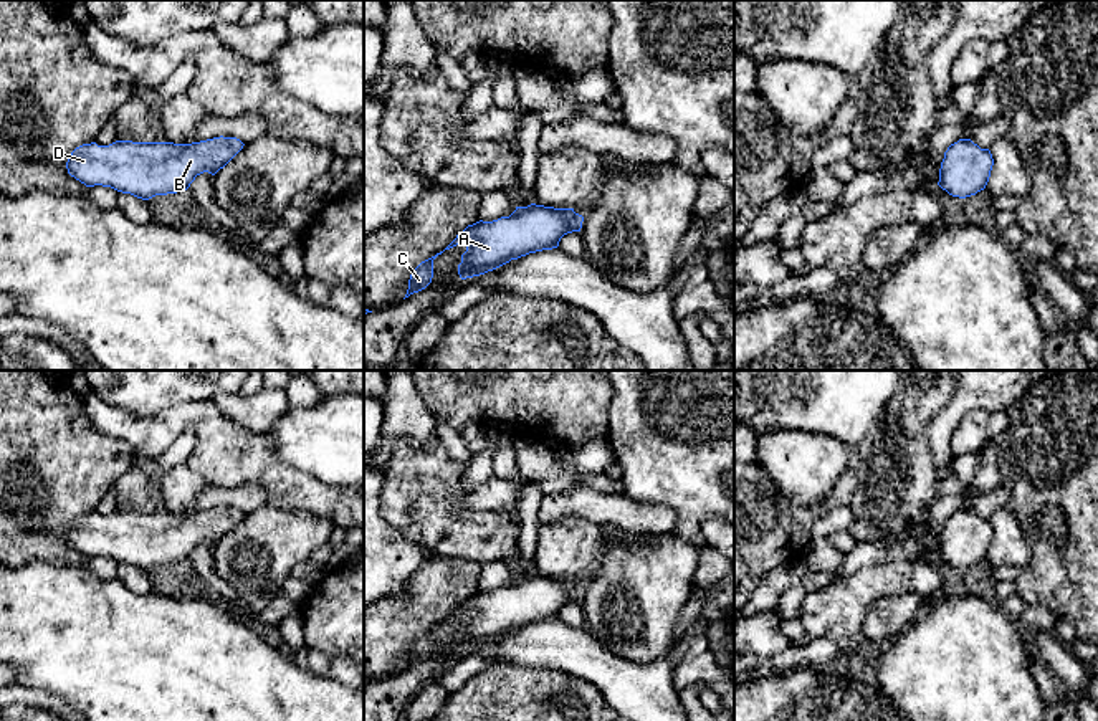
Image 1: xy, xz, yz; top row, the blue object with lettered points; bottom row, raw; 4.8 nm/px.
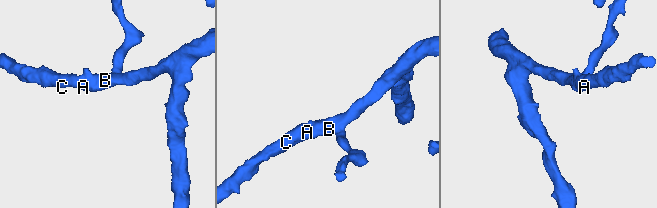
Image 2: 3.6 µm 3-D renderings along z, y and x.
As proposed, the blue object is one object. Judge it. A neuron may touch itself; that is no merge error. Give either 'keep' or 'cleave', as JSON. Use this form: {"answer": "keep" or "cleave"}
{"answer": "keep"}

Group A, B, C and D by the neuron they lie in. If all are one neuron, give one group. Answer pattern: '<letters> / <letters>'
A B C D

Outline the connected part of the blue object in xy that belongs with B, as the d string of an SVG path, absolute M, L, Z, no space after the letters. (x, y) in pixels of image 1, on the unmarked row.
M213 508L192 514L116 511L76 518L66 539L86 557L103 556L149 571L187 561L197 546L215 546L241 519L236 508Z

